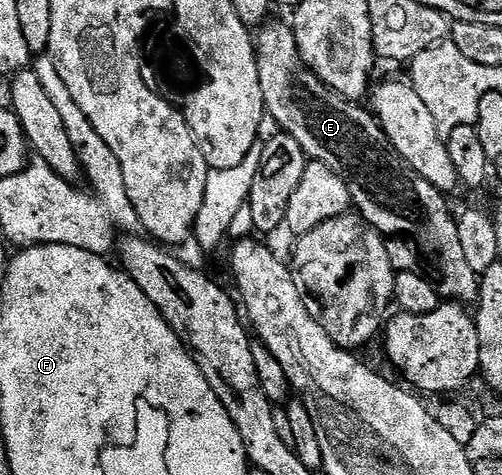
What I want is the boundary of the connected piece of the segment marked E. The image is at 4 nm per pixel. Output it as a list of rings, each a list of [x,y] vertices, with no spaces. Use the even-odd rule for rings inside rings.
[[[264,23],[253,36],[266,115],[270,119],[272,116],[283,127],[280,129],[286,135],[297,138],[301,150],[314,163],[329,166],[342,178],[345,186],[349,186],[352,205],[367,223],[382,232],[384,237],[407,237],[413,241],[422,259],[426,263],[427,260],[431,263],[430,275],[444,301],[458,302],[464,306],[474,305],[479,298],[480,273],[475,272],[473,266],[469,266],[469,262],[465,259],[461,238],[457,234],[459,221],[456,213],[454,211],[451,213],[451,208],[447,205],[448,197],[429,182],[425,182],[425,178],[421,178],[421,174],[417,174],[417,170],[413,170],[413,166],[409,166],[409,162],[405,162],[405,158],[397,154],[385,130],[375,119],[374,111],[366,107],[363,109],[362,103],[347,100],[341,94],[337,94],[328,84],[321,82],[317,74],[311,72],[311,69],[303,63],[301,54],[297,50],[295,29],[290,23],[271,23]]]

